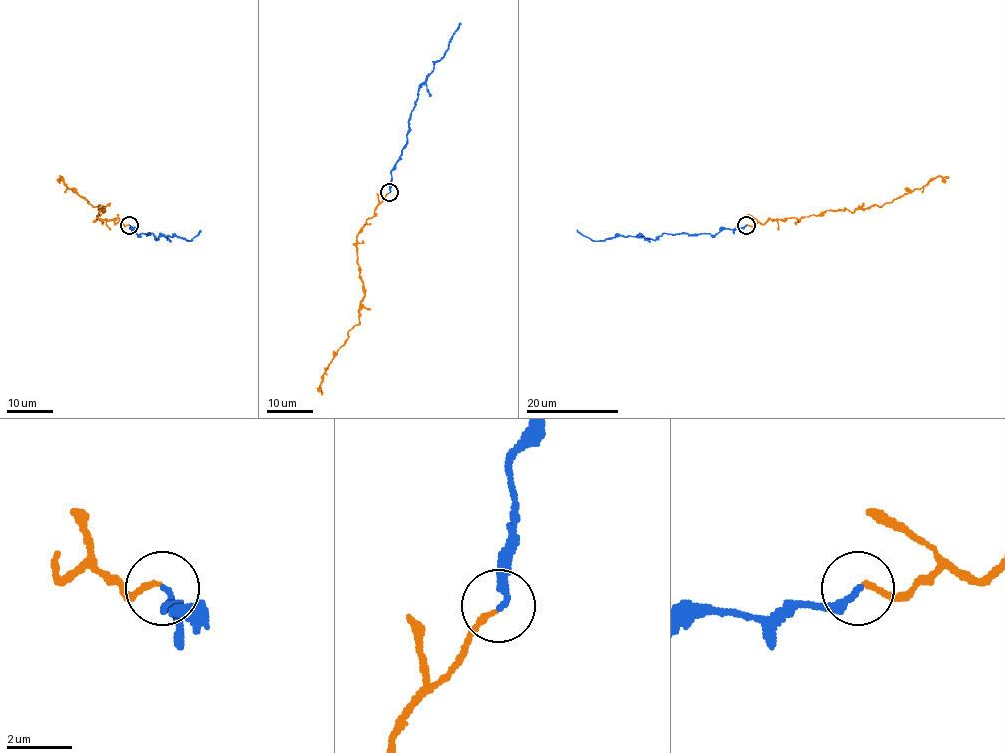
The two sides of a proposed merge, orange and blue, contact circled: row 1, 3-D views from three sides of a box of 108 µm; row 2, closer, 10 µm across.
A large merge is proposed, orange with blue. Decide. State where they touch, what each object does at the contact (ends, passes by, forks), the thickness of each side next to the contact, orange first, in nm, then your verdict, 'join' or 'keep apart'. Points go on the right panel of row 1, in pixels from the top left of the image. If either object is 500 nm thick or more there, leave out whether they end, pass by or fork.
(746, 225) | orange ends | blue ends | 150/200 nm | join

